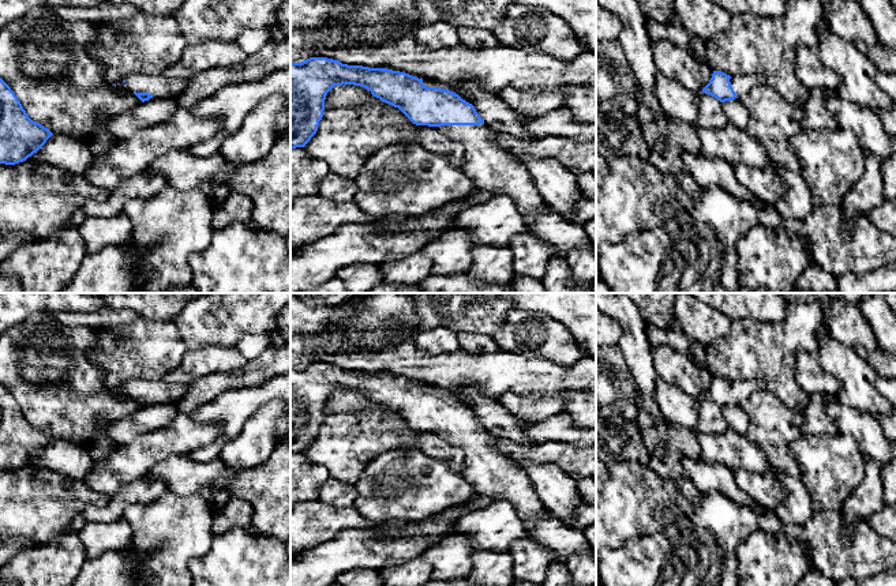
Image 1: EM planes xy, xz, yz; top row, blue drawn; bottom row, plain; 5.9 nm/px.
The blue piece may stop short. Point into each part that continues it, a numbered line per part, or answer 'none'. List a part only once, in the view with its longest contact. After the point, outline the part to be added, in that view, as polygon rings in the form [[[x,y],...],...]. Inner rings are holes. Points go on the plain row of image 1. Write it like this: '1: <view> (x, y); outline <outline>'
1: xz (493, 474); outline [[[486,429],[440,431],[438,435],[464,451],[464,478],[494,502],[510,502],[526,525],[526,537],[566,561],[573,553],[592,551],[582,530],[556,521],[540,502],[526,473],[496,447],[496,439]]]

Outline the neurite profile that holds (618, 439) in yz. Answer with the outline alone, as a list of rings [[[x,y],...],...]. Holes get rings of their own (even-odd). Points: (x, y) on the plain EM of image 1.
[[[621,416],[596,418],[596,455],[607,465],[649,461],[637,422]]]

